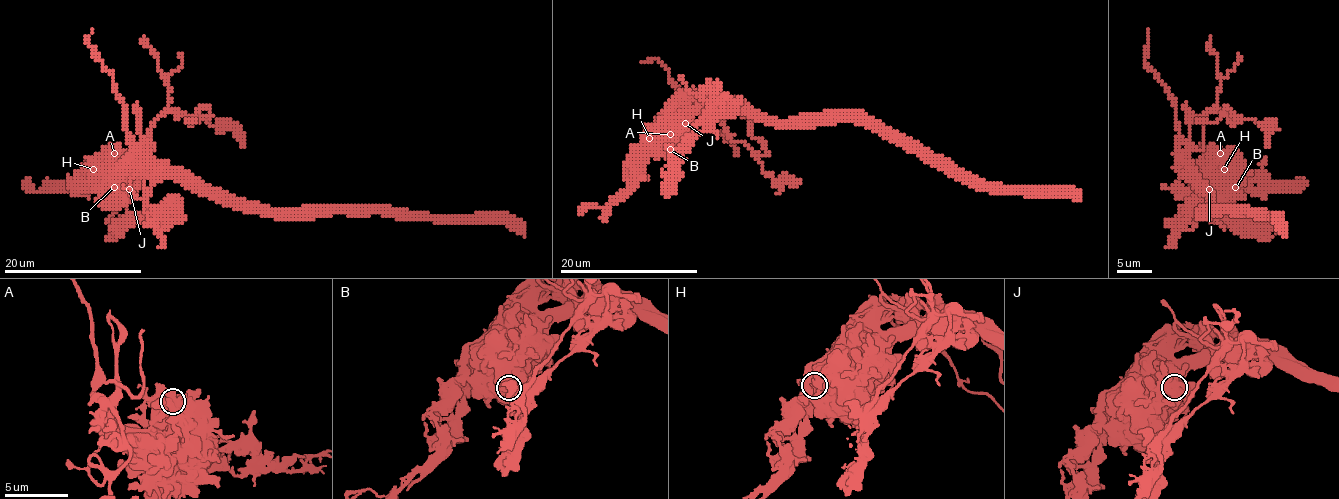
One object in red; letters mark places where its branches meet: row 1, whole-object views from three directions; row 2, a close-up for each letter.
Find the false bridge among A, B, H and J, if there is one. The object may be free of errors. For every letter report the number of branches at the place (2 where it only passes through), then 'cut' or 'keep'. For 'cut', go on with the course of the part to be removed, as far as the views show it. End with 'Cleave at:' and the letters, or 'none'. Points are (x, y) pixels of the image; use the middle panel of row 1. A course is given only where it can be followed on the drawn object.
A: 1 | keep
B: 1 | keep
H: 1 | cut | (649, 137), (664, 115), (699, 101), (732, 139), (763, 154), (741, 110)
J: 1 | keep
Cleave at: H

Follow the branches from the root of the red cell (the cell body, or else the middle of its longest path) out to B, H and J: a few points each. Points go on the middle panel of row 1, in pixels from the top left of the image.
B: (792, 120), (767, 120), (747, 115), (732, 104), (699, 108), (692, 115), (690, 125), (670, 149)
H: (792, 120), (767, 120), (747, 115), (735, 106), (689, 108), (677, 110), (649, 137)
J: (792, 120), (767, 120), (747, 115), (732, 104), (715, 104), (711, 108), (699, 108), (685, 123)

